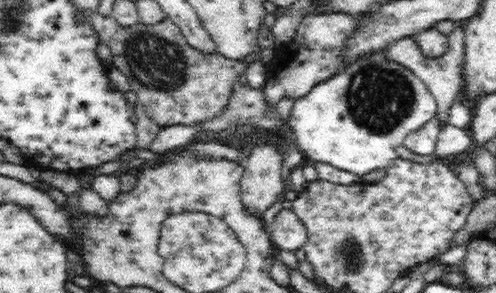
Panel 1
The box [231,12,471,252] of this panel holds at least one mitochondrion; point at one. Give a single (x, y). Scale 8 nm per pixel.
(380, 97)

